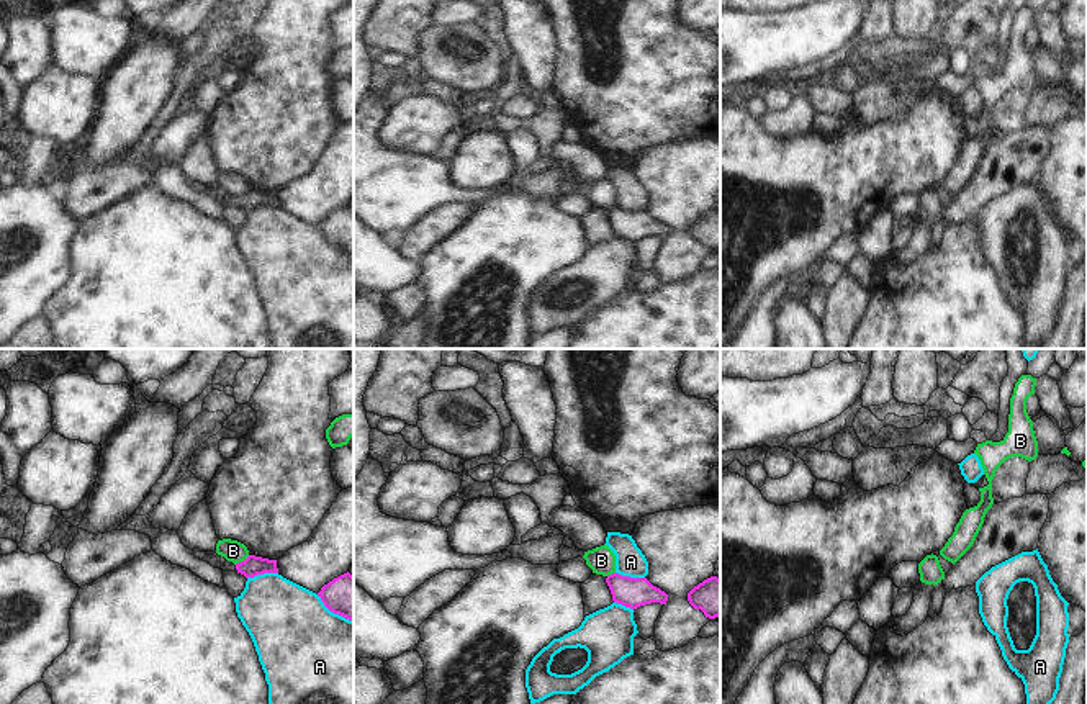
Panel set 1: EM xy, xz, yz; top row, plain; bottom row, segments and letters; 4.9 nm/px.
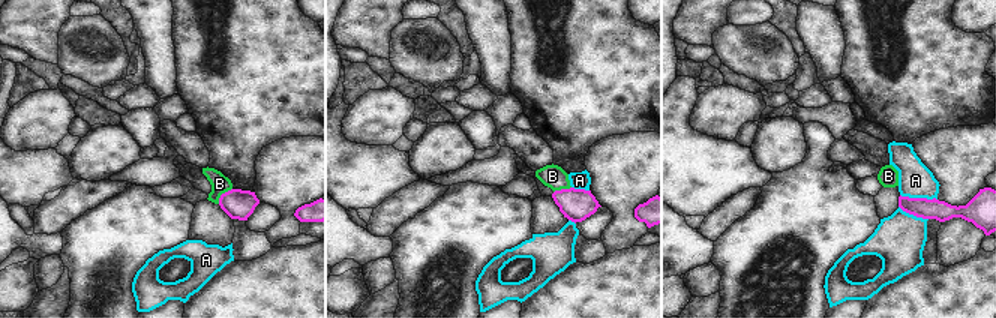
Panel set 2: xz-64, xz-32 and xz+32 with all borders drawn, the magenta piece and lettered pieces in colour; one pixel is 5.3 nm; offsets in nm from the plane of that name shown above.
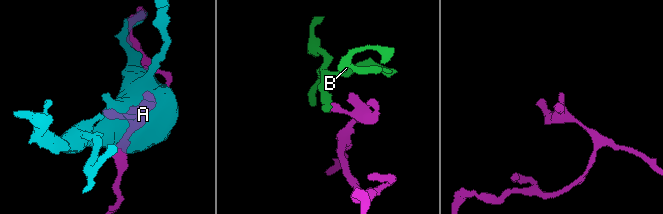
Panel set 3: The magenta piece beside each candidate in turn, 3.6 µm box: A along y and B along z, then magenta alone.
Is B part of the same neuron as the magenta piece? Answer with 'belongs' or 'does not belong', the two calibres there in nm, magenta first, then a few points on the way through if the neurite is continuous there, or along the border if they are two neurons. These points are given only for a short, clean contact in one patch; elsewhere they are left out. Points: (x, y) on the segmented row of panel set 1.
does not belong | 100/110 nm | along xy (249, 555), (234, 564)

